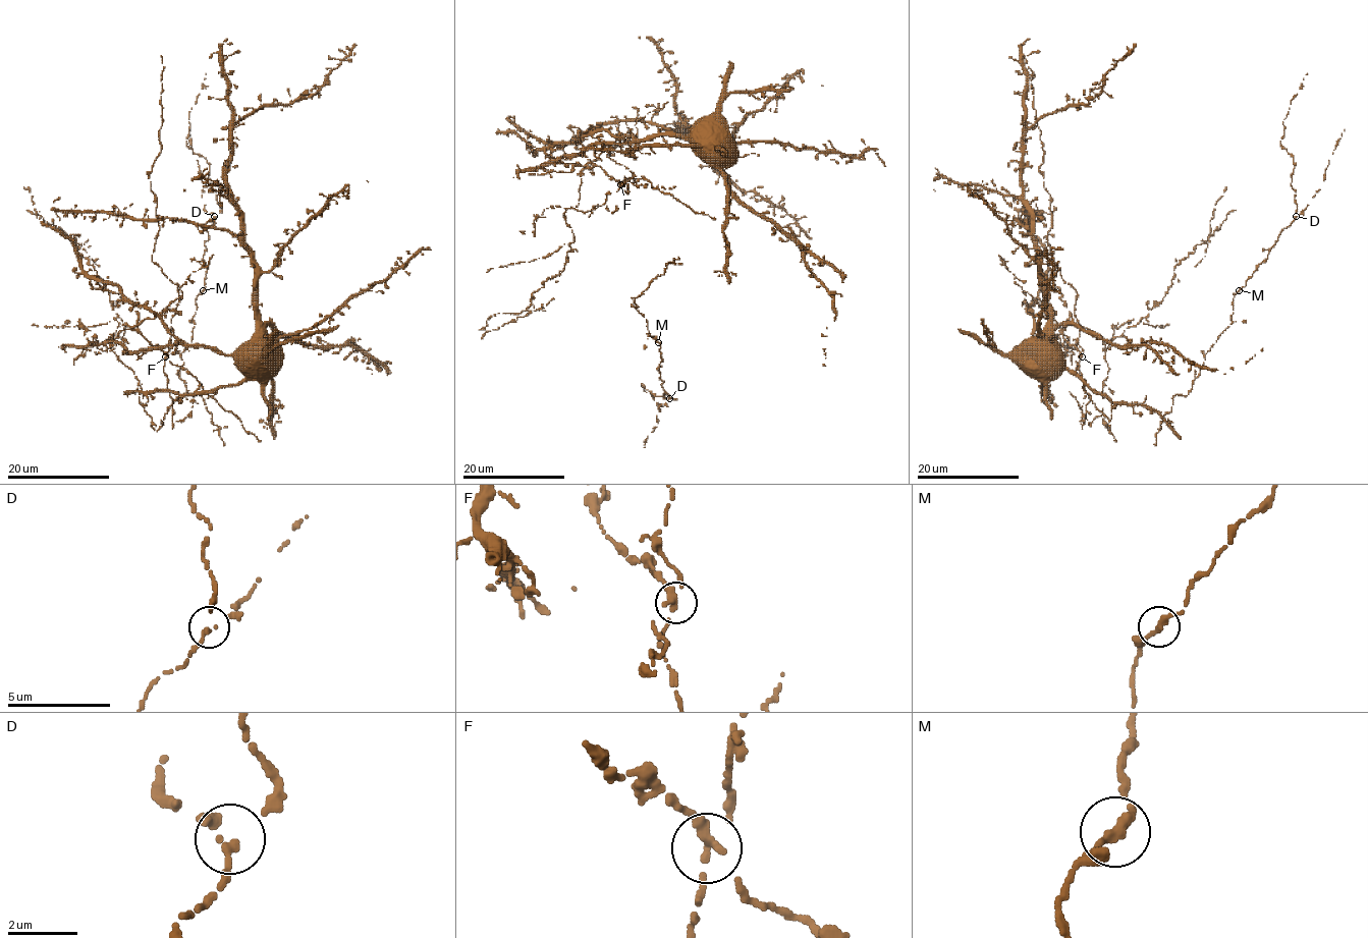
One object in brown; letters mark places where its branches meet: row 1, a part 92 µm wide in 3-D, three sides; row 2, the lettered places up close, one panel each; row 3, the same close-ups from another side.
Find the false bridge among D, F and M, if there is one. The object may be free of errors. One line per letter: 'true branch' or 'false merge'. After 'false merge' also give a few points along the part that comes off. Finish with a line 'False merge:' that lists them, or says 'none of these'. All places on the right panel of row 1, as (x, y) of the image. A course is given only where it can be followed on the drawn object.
D: true branch
F: false merge; course (1082, 355), (1064, 328), (1101, 335), (1105, 349), (1136, 325), (1174, 268), (1213, 235), (1226, 186)
M: true branch
False merge: F

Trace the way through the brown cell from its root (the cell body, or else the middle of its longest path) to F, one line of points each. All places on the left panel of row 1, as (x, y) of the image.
F: (266, 359), (235, 359), (183, 344), (128, 352), (113, 341), (89, 343), (114, 339), (131, 329), (166, 355)

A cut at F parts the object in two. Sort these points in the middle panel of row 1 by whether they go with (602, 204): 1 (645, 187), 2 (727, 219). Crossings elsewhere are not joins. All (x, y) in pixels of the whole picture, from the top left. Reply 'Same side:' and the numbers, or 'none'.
Same side: none

